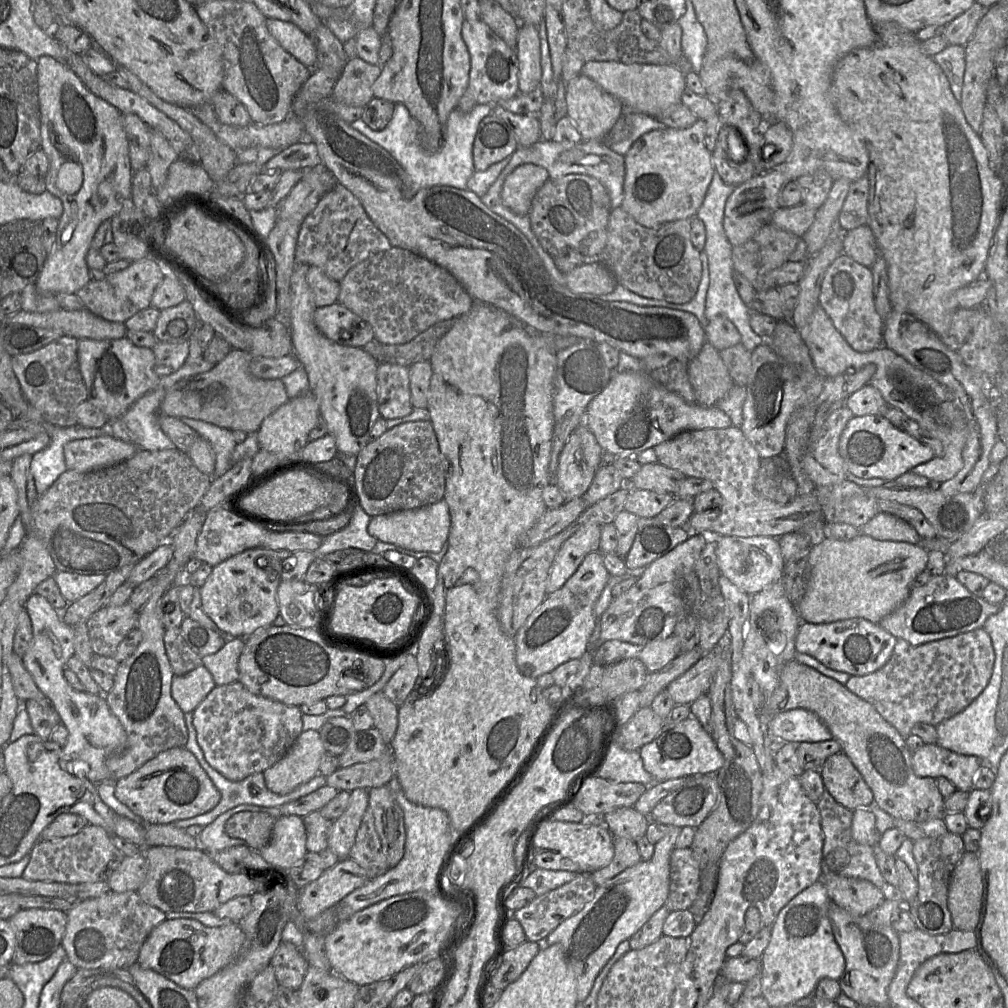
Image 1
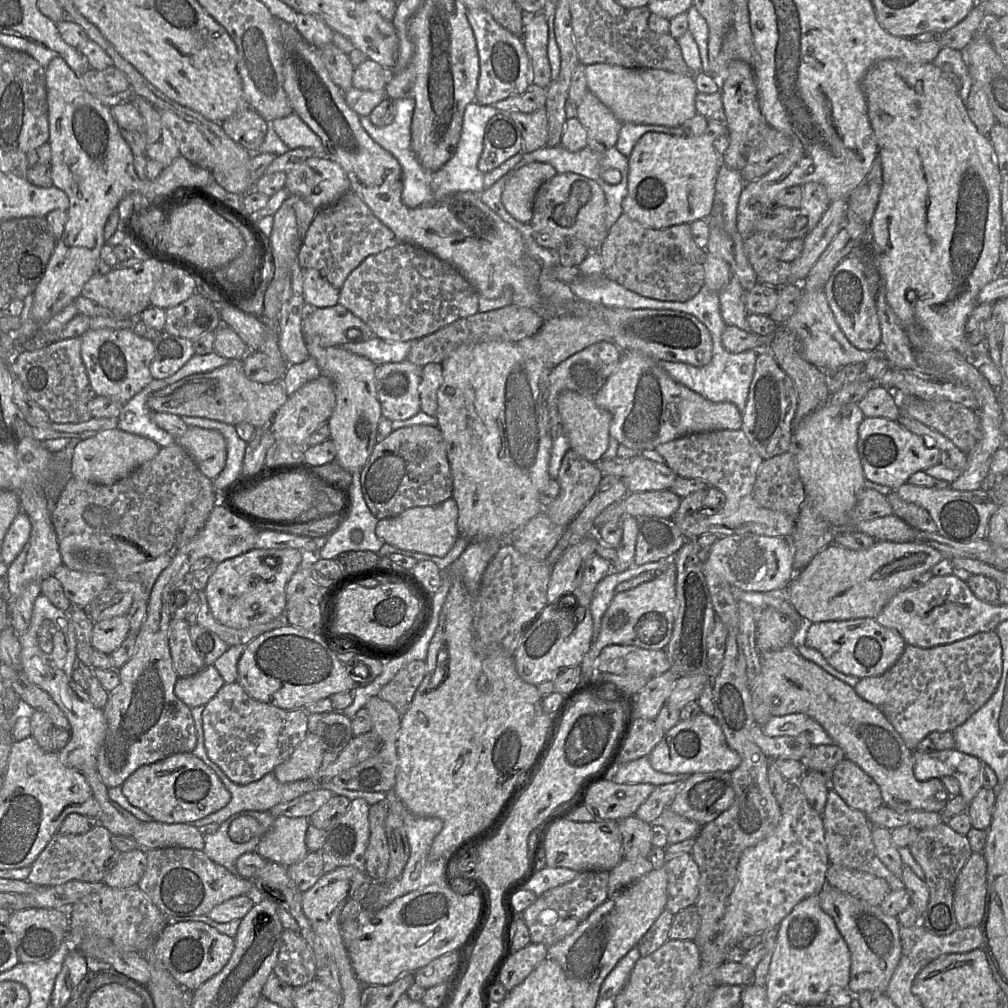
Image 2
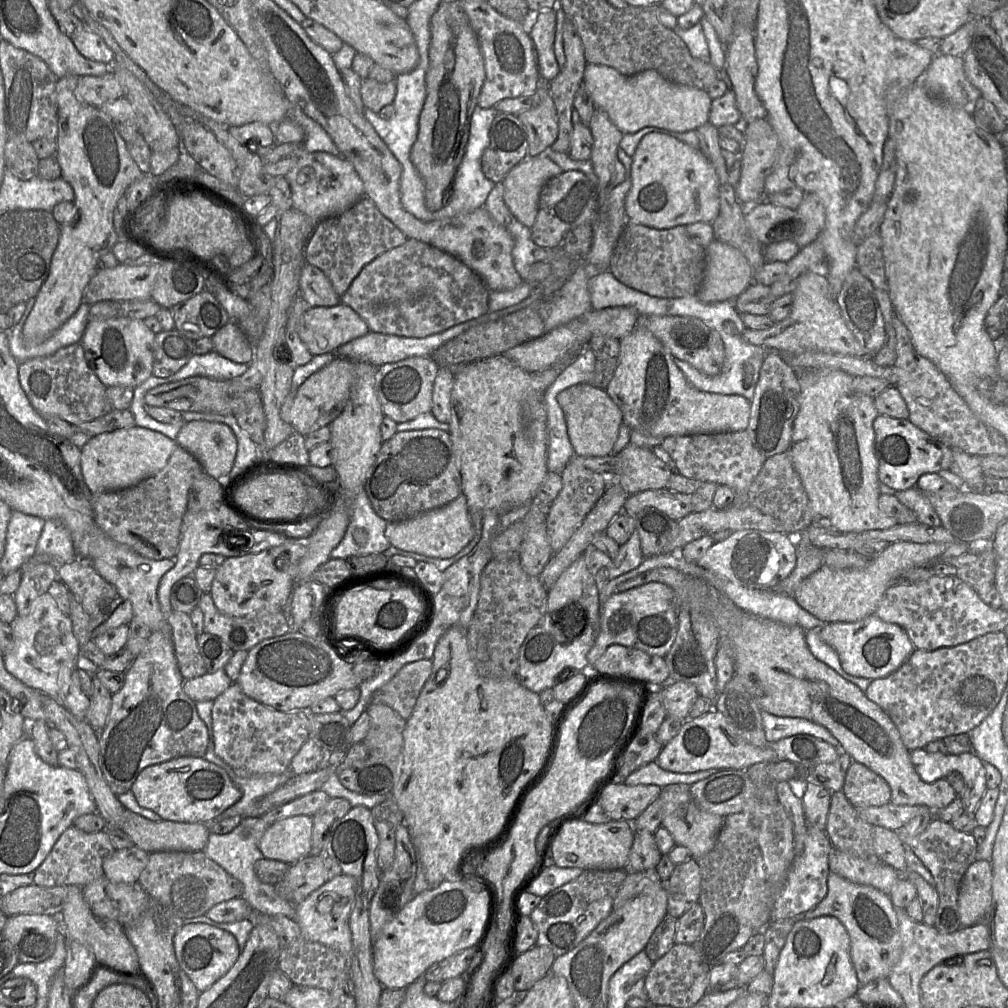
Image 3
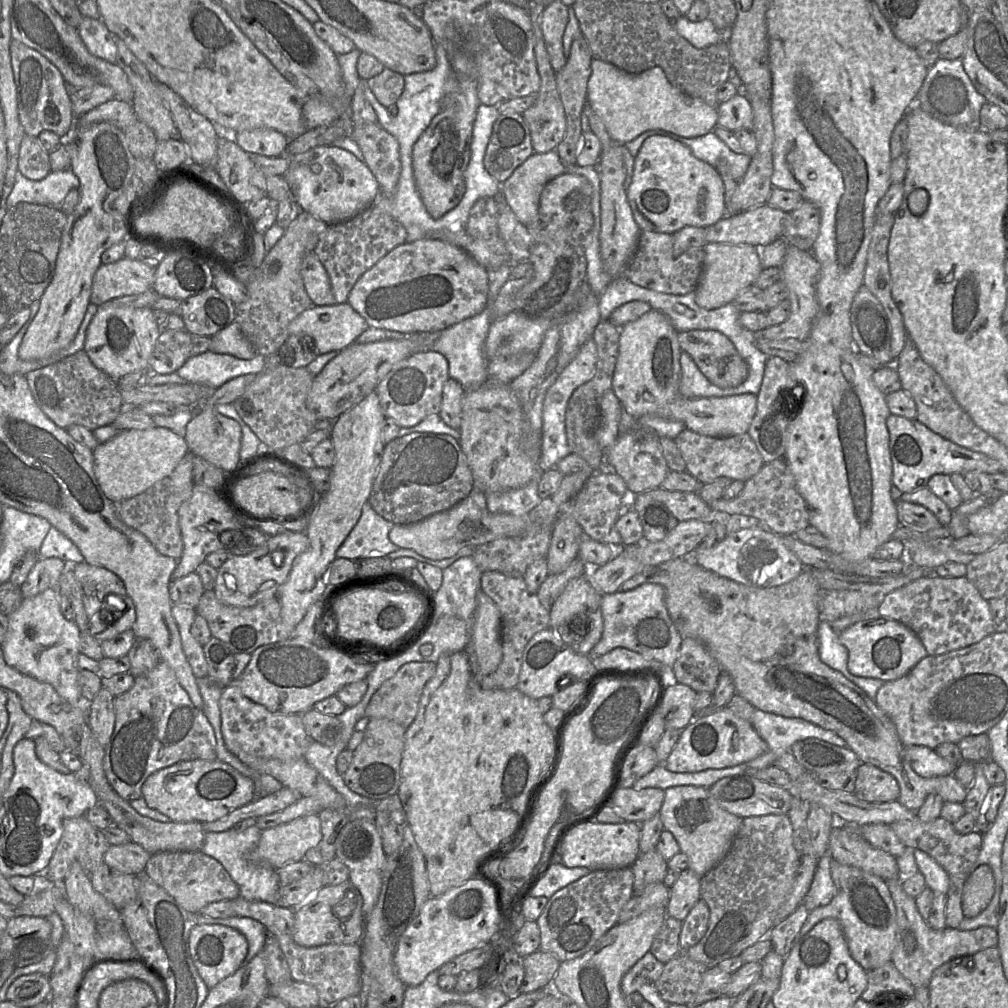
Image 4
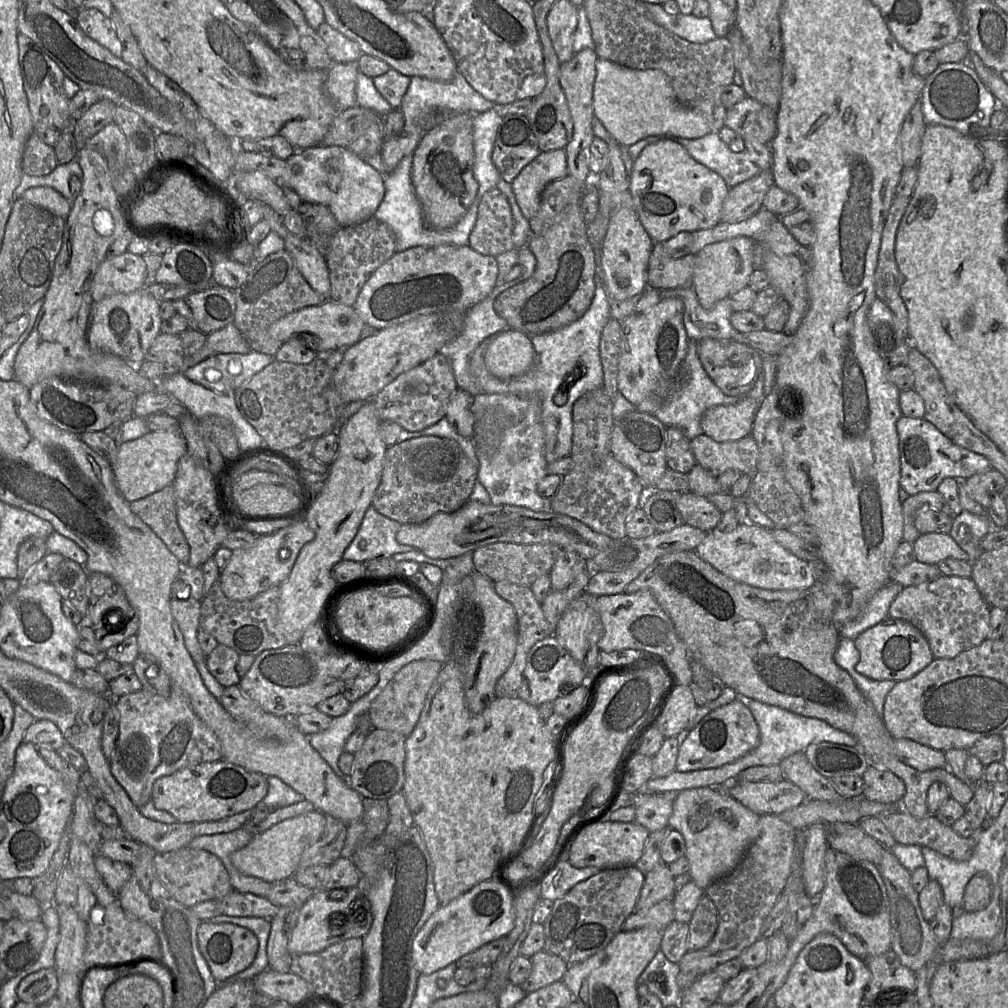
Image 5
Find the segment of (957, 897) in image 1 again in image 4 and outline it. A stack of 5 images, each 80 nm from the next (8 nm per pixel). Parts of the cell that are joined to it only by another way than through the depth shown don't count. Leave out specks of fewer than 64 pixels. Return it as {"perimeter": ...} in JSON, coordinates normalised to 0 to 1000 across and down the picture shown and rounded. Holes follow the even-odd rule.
{"perimeter":[[[980,858],[970,859],[958,871],[954,885],[954,904],[956,910],[970,909],[984,893],[986,888],[985,865]]]}

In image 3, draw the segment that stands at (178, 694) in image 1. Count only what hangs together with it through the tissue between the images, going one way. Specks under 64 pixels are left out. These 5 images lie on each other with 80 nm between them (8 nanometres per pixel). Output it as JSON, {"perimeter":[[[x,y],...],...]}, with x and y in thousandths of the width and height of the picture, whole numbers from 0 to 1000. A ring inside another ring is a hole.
{"perimeter":[[[221,664],[205,667],[200,671],[182,677],[182,686],[193,697],[212,694],[220,688],[231,677]]]}

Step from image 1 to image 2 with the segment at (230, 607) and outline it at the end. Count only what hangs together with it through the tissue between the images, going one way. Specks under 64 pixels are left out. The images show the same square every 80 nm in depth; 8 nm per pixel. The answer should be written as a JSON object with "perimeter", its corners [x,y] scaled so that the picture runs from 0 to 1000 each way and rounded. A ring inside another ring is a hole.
{"perimeter":[[[292,544],[250,545],[214,559],[201,585],[211,612],[232,624],[243,624],[276,613],[284,602],[284,580],[300,556],[301,549]]]}

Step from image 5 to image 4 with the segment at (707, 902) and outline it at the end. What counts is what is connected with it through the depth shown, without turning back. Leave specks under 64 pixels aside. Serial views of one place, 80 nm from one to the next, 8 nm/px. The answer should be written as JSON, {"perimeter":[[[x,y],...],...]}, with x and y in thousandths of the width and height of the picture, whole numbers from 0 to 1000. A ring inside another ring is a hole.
{"perimeter":[[[694,891],[677,914],[677,922],[674,929],[674,938],[677,943],[683,942],[697,931],[702,921],[703,911],[703,900]]]}

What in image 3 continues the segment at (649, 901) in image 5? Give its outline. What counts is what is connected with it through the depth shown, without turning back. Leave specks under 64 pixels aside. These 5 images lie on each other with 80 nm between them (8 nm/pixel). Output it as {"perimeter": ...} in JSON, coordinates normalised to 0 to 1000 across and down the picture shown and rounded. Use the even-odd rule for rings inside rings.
{"perimeter":[[[630,823],[628,837],[619,863],[623,866],[650,863],[657,847],[647,826]]]}

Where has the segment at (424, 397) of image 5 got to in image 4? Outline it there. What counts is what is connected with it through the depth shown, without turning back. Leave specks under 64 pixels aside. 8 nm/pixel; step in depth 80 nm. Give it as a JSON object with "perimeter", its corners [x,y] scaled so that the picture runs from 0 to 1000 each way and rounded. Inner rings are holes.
{"perimeter":[[[426,347],[393,360],[375,380],[372,389],[383,415],[390,416],[397,425],[409,424],[426,412],[436,411],[439,384],[445,375],[443,356],[438,351]]]}

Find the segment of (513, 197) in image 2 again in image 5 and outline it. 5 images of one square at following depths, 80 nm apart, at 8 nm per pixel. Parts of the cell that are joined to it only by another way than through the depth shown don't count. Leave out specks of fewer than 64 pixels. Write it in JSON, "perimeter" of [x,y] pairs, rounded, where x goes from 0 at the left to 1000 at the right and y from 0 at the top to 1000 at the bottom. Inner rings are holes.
{"perimeter":[[[561,147],[537,152],[523,163],[507,181],[519,214],[526,218],[533,211],[543,183],[564,173]]]}

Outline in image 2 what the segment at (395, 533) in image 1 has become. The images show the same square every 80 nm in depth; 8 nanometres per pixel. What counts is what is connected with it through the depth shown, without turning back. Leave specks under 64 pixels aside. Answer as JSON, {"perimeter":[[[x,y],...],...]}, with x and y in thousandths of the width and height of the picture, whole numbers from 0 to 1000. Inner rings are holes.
{"perimeter":[[[445,494],[435,501],[410,503],[393,512],[377,515],[372,529],[381,539],[393,544],[439,553],[456,531],[453,515],[453,499],[449,494]]]}

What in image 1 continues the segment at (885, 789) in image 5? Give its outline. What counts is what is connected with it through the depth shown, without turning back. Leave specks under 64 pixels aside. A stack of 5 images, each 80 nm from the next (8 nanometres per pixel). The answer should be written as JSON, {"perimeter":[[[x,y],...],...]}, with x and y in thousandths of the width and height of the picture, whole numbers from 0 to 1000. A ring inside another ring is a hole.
{"perimeter":[[[837,746],[824,749],[813,763],[818,784],[845,805],[867,799],[867,789],[856,770]]]}

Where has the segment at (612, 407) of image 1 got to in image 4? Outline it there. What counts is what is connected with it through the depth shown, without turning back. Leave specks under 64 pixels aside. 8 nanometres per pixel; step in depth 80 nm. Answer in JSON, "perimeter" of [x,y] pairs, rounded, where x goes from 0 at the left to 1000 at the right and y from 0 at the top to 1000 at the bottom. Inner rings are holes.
{"perimeter":[[[645,307],[615,326],[614,349],[606,388],[617,405],[631,416],[653,412],[679,420],[681,426],[705,434],[741,430],[750,409],[751,393],[734,391],[719,394],[679,395],[674,391],[677,347],[673,328],[663,314]]]}

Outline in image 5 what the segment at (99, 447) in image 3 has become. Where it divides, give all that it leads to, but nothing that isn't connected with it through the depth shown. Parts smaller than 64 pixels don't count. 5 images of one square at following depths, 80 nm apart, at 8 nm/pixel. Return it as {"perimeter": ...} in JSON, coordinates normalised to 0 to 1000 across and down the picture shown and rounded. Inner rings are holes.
{"perimeter":[[[149,428],[134,437],[119,439],[114,457],[110,459],[117,486],[126,497],[131,498],[170,481],[178,457],[185,449],[185,436],[178,428]]]}

